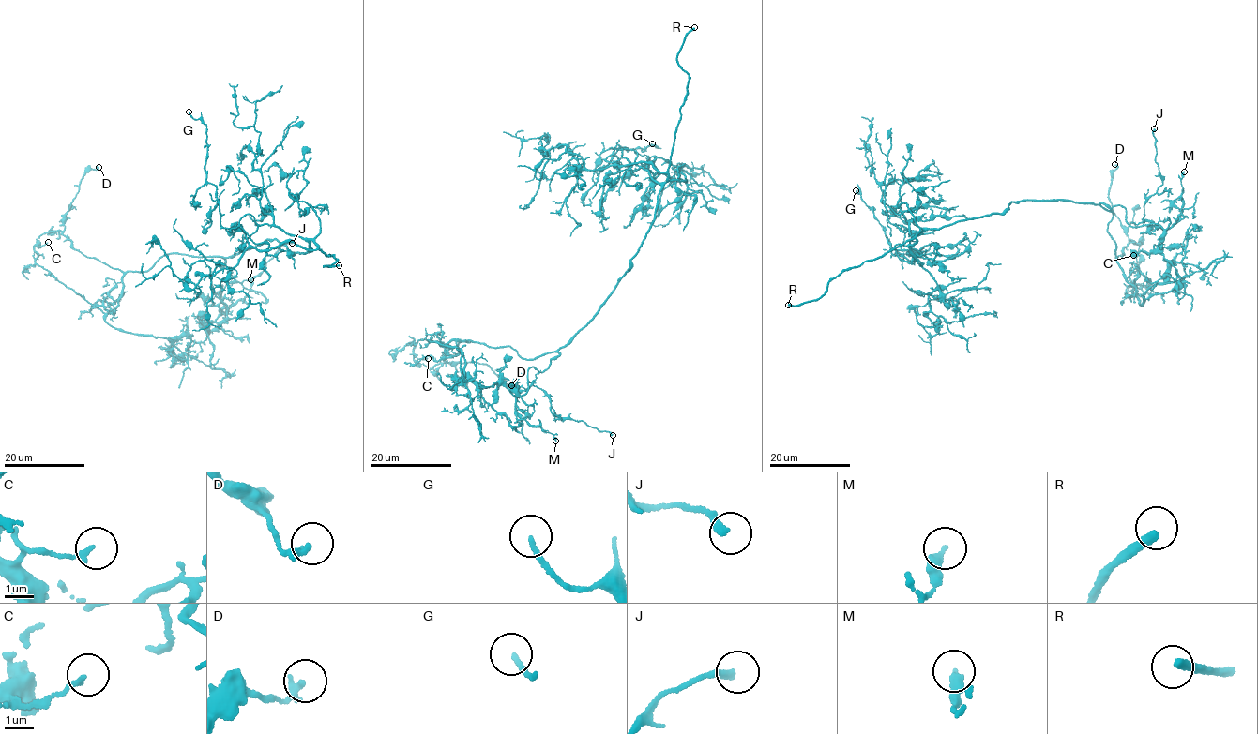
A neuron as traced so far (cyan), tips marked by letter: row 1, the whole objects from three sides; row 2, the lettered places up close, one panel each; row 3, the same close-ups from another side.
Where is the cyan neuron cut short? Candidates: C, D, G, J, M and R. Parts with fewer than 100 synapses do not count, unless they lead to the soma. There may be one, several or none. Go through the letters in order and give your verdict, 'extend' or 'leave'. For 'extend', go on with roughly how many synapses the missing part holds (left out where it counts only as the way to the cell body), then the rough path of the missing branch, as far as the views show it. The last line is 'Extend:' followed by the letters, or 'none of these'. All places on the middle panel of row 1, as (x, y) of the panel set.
C: leave
D: leave
G: leave
J: leave
M: leave
R: extend
Extend: R

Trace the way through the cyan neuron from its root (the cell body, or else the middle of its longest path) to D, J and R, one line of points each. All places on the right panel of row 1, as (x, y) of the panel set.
D: (1035, 199), (1093, 203), (1112, 212), (1107, 231), (1115, 257), (1123, 257), (1127, 228), (1108, 195), (1114, 164)
J: (1035, 199), (1121, 206), (1126, 221), (1143, 225), (1144, 204), (1162, 182), (1154, 128)
R: (1035, 199), (1011, 201), (1000, 213), (921, 229), (916, 237), (831, 279), (820, 297), (788, 305)

